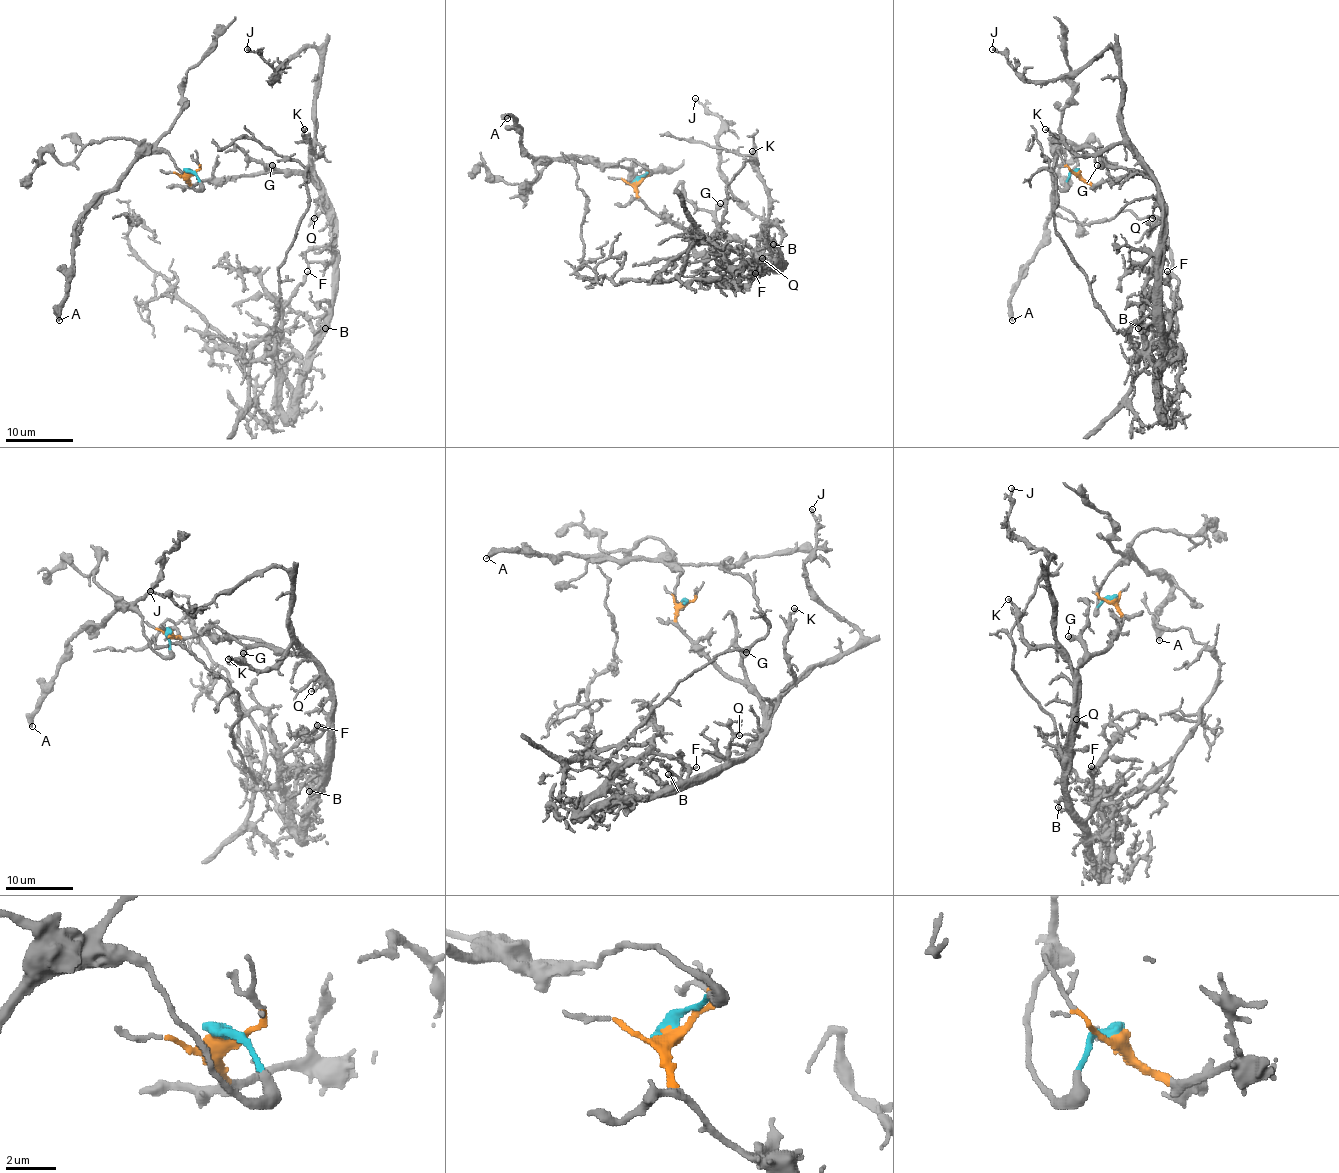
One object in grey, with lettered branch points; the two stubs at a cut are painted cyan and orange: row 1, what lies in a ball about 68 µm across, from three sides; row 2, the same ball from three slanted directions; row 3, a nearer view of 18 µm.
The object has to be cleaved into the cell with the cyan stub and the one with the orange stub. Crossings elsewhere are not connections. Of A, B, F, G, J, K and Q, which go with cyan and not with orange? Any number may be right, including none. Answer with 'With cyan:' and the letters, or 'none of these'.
With cyan: A

